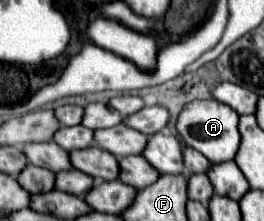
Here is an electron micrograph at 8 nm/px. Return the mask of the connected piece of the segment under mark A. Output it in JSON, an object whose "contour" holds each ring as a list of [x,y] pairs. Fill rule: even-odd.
{"contour":[[[215,99],[193,101],[193,103],[185,105],[185,109],[181,111],[179,121],[177,121],[177,131],[181,133],[181,137],[185,139],[185,143],[189,147],[203,153],[211,163],[223,163],[223,161],[235,159],[237,147],[241,143],[237,123],[239,123],[239,113],[235,109],[231,109],[229,105],[219,103]]]}

